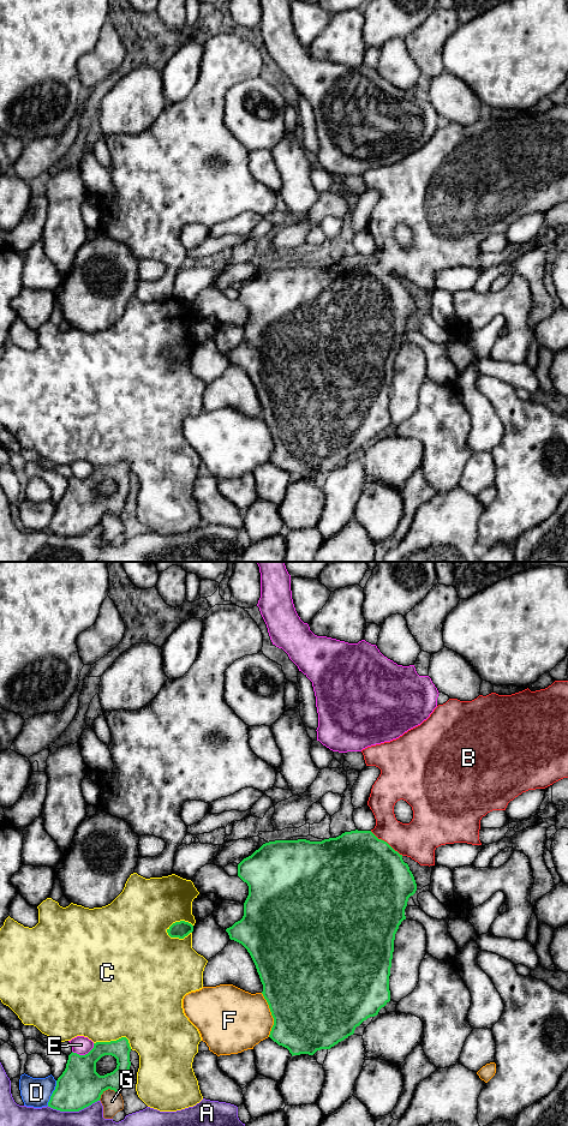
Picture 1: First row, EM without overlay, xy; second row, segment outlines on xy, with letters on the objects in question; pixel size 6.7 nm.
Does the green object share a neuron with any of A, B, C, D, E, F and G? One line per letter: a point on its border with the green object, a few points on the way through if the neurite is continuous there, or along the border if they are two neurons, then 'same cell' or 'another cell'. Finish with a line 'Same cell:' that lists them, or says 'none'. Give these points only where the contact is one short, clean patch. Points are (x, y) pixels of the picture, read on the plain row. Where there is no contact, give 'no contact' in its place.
A: contact xy (72, 534); another cell
B: contact xy (386, 265); way xy (365, 297), (386, 265), (418, 263); same cell
C: contact xy (178, 346); another cell
D: contact xy (53, 516); another cell
E: contact xy (85, 478); another cell
F: contact xy (271, 438); another cell
G: contact xy (107, 513); another cell
Same cell: B

